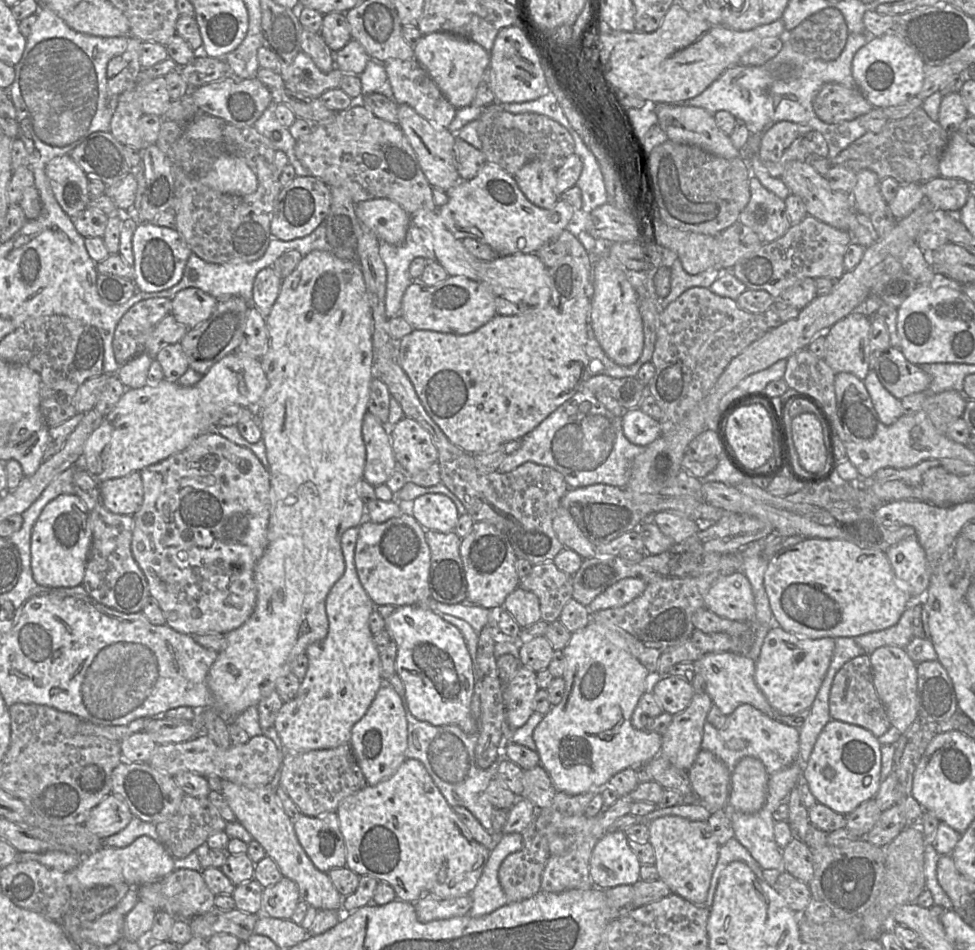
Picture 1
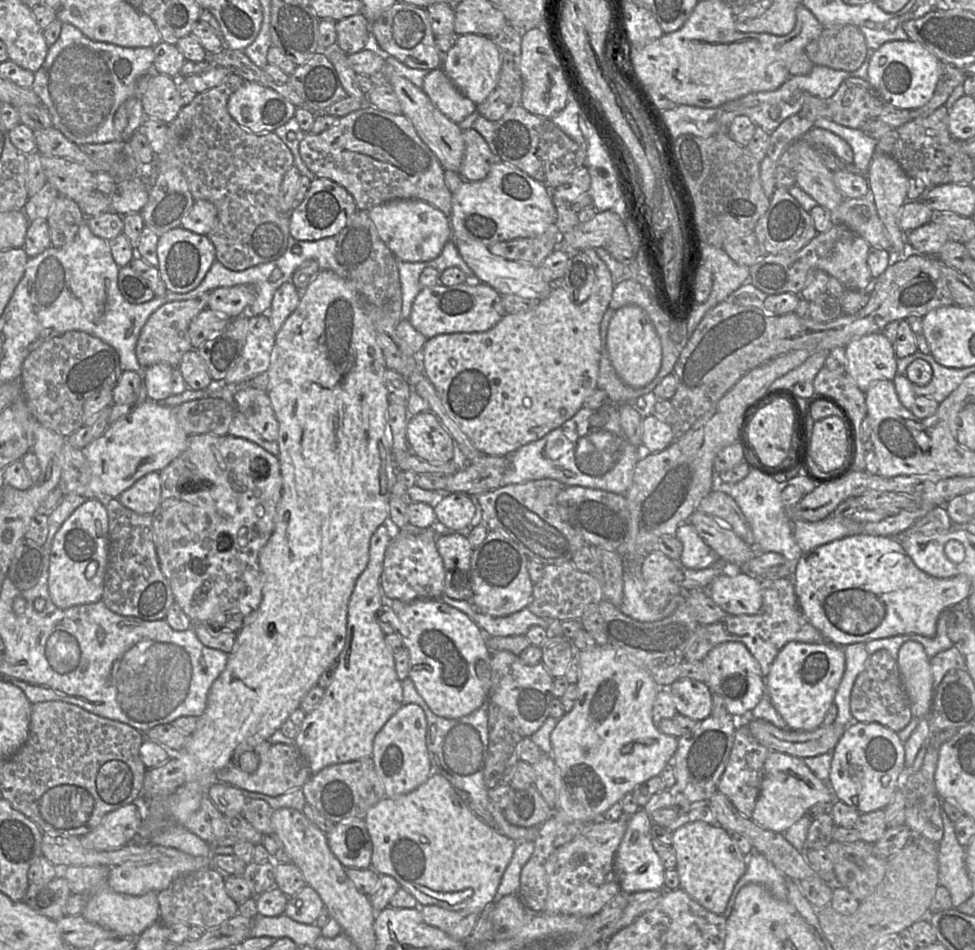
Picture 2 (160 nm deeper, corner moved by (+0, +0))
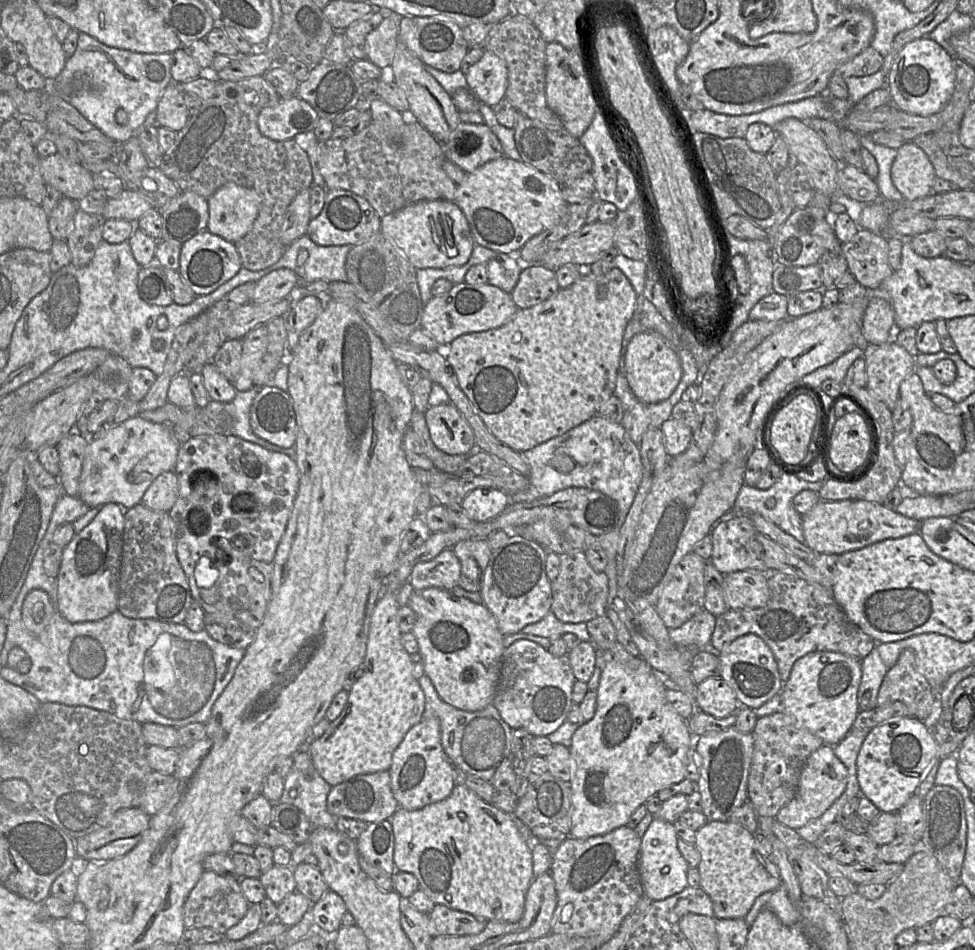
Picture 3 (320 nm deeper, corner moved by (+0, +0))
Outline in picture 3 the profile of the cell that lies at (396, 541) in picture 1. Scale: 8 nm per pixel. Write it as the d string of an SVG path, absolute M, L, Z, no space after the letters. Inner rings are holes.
M445 549L435 558L416 564L408 582L416 590L430 587L451 590L459 582L461 563L452 549Z

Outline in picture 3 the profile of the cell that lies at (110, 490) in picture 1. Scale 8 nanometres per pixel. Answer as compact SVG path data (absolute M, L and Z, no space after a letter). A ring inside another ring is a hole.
M175 471L163 472L148 487L140 504L154 511L168 512L176 502L178 490L179 482Z

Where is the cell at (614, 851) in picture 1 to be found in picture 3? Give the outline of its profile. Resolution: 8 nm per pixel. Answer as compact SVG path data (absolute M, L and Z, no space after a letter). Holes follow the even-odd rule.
M654 819L641 838L638 869L644 896L658 901L673 896L688 886L689 865L678 849L678 837L672 823Z

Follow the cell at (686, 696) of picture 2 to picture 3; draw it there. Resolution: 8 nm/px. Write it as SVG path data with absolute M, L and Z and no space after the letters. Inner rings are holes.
M720 677L698 683L697 691L697 708L713 717L726 717L744 707L739 704L734 690Z

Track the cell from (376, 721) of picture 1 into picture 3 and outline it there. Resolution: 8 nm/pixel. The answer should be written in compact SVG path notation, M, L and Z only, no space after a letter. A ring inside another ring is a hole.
M436 717L422 718L410 728L393 752L388 772L398 808L419 810L451 794L456 785L456 769L443 750L439 720Z

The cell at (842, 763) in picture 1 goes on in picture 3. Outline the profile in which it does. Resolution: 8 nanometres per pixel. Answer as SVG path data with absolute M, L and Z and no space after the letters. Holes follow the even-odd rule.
M895 717L871 729L860 748L856 767L861 796L869 799L881 812L897 813L914 795L937 759L937 744L930 729L914 717Z

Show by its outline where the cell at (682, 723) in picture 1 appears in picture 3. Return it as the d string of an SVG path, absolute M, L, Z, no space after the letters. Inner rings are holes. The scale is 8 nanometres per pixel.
M734 728L701 735L696 742L700 755L696 790L702 798L702 813L708 821L728 822L731 815L748 801L748 776L753 755L753 738Z

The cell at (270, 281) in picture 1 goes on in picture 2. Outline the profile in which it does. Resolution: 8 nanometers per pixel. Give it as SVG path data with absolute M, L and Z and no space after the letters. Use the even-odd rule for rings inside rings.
M290 282L283 283L273 295L267 315L274 332L278 332L286 319L296 310L301 299L301 292Z

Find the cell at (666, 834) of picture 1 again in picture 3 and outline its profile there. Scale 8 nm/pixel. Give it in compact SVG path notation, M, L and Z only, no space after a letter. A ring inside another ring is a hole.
M711 821L696 831L695 845L701 859L697 867L699 886L712 901L713 912L720 919L743 919L756 899L782 885L779 870L755 835L731 822Z

